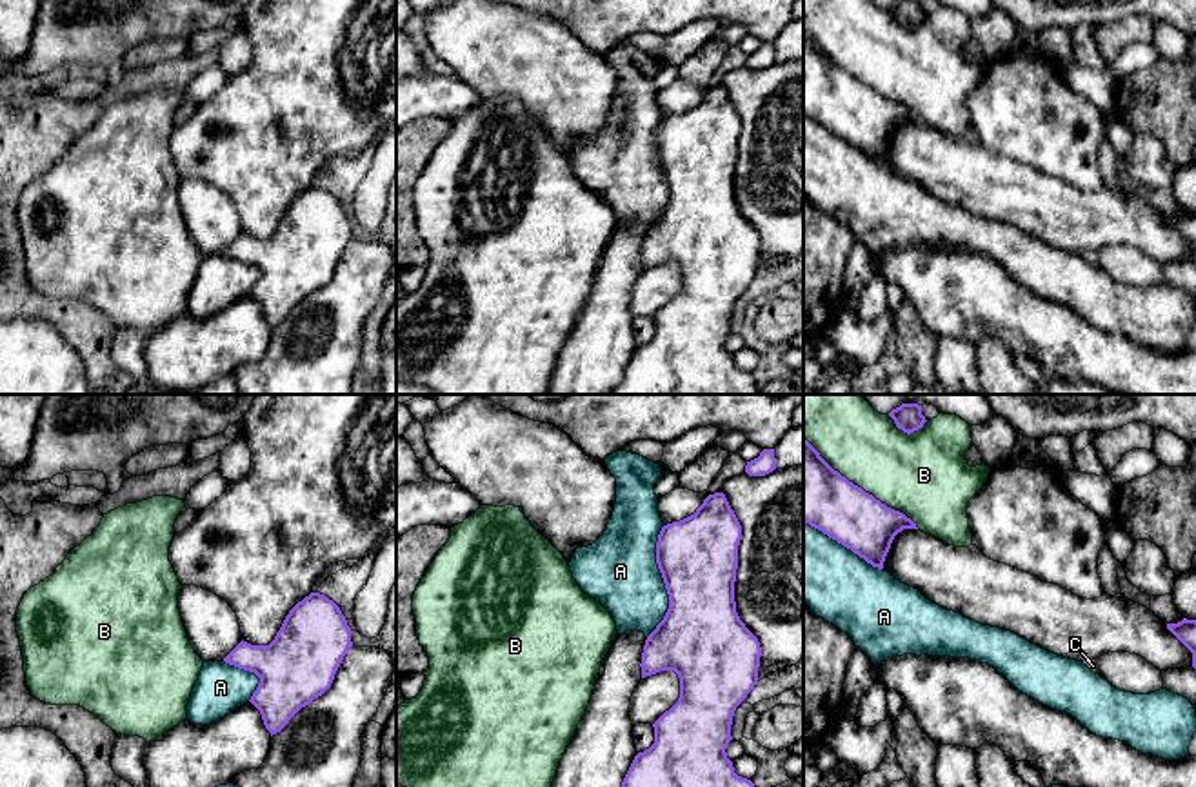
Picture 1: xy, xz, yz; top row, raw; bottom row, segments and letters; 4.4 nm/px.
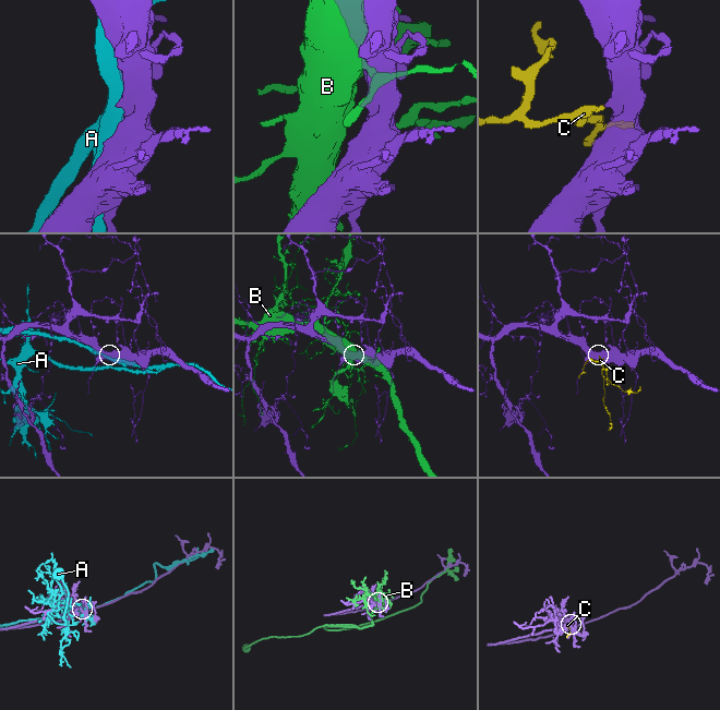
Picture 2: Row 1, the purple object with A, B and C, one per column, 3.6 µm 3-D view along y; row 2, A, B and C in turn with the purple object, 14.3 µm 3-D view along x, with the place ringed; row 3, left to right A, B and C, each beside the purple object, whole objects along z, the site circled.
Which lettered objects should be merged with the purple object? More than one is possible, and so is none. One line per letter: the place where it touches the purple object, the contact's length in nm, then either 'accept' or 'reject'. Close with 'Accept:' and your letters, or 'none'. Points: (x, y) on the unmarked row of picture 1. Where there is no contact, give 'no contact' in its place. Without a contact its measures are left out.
A: xz (664, 175) | 500 nm | reject
B: yz (860, 80) | 650 nm | reject
C: yz (1087, 255) | 40 nm | accept
Accept: C

